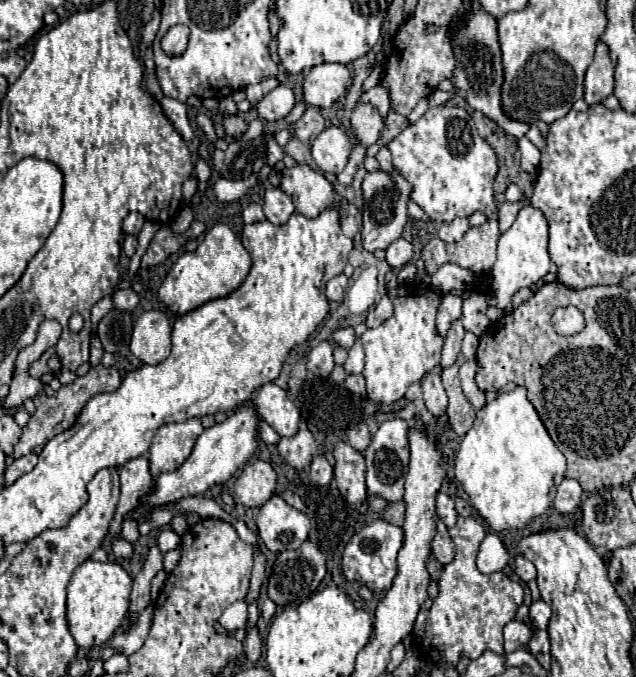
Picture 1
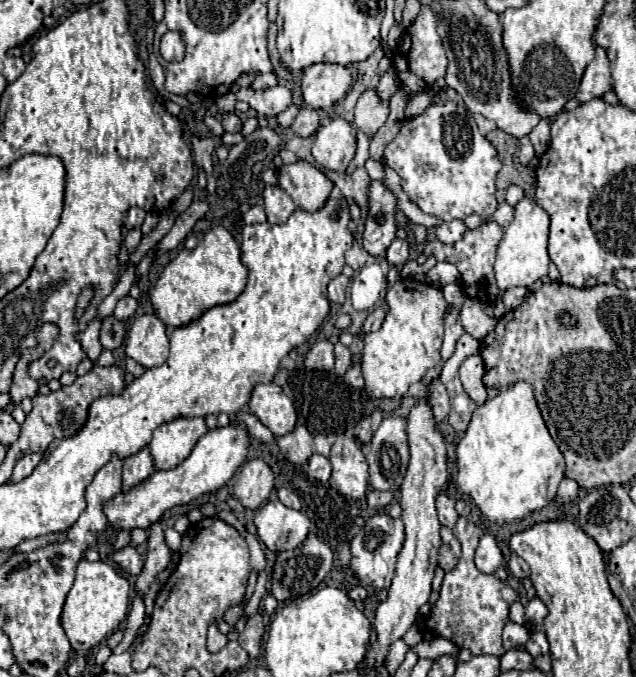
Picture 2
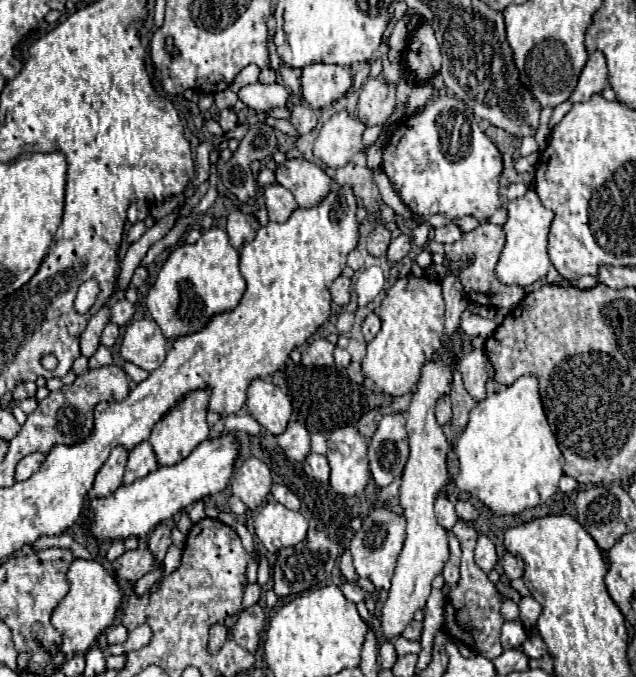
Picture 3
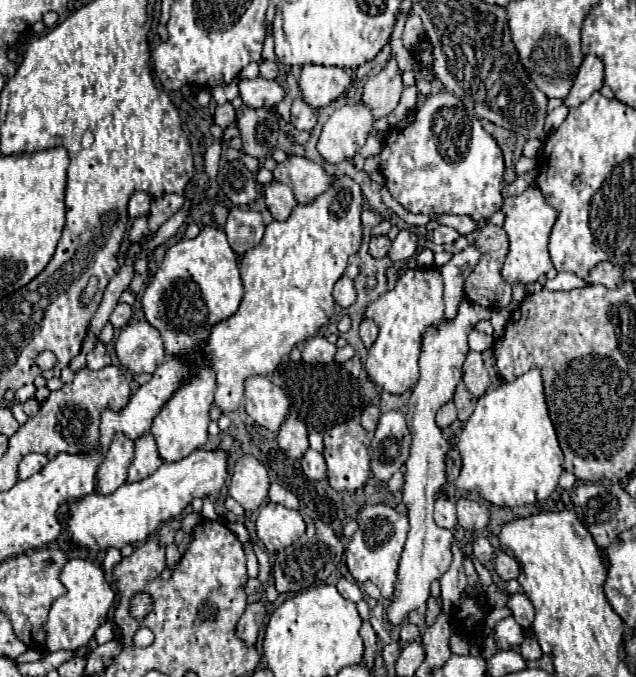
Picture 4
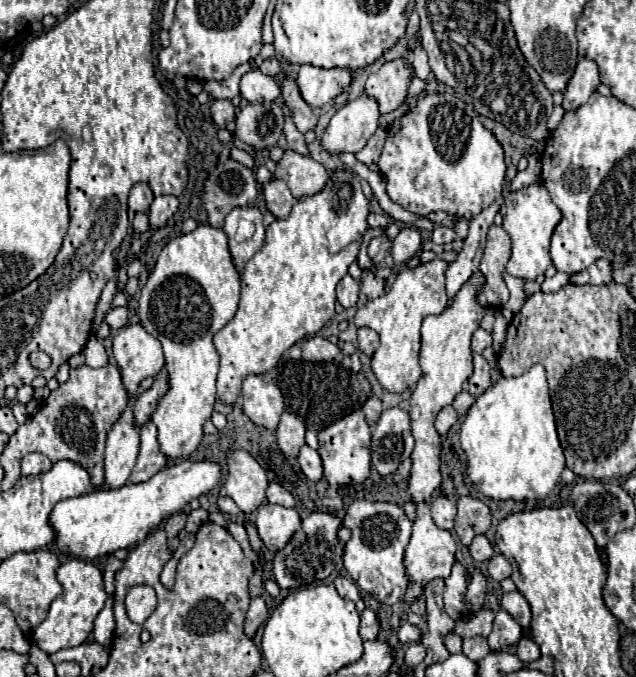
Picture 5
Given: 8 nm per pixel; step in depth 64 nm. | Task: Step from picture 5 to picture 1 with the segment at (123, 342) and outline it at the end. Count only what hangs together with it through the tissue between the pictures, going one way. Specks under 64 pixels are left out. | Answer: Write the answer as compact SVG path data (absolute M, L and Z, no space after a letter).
M164 310L144 312L134 324L130 350L144 364L158 364L170 354L170 334L172 326Z

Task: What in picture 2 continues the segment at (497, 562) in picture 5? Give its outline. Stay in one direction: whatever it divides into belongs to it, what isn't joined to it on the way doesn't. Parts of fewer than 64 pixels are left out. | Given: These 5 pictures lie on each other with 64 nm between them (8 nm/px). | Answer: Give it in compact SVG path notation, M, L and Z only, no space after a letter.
M512 554L512 558L508 560L508 566L510 566L510 574L516 576L516 578L528 578L530 576L528 564L520 556L516 556L516 554Z

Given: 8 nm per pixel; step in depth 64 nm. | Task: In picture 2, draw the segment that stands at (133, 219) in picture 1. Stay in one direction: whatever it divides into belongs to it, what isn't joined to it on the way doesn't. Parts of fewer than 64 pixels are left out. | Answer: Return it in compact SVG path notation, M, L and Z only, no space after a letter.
M130 208L130 210L128 210L128 216L126 216L126 220L124 220L124 226L126 226L128 230L140 228L142 222L144 222L144 216L146 216L146 212L144 212L142 208Z

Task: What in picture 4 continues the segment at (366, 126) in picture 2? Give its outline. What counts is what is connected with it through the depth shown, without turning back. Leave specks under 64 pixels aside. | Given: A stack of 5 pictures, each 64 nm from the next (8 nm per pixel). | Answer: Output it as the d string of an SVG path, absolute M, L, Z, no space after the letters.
M393 55L382 72L370 76L364 82L362 104L368 106L374 120L378 120L382 116L388 116L398 106L400 94L402 94L402 72Z

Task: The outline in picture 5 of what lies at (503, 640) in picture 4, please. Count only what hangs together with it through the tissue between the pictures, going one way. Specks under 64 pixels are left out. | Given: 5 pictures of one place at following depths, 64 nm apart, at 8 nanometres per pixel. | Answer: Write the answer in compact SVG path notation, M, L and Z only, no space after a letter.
M504 610L496 612L496 620L494 620L494 628L488 636L488 644L490 650L506 650L512 648L520 642L522 638L522 628L520 624Z

